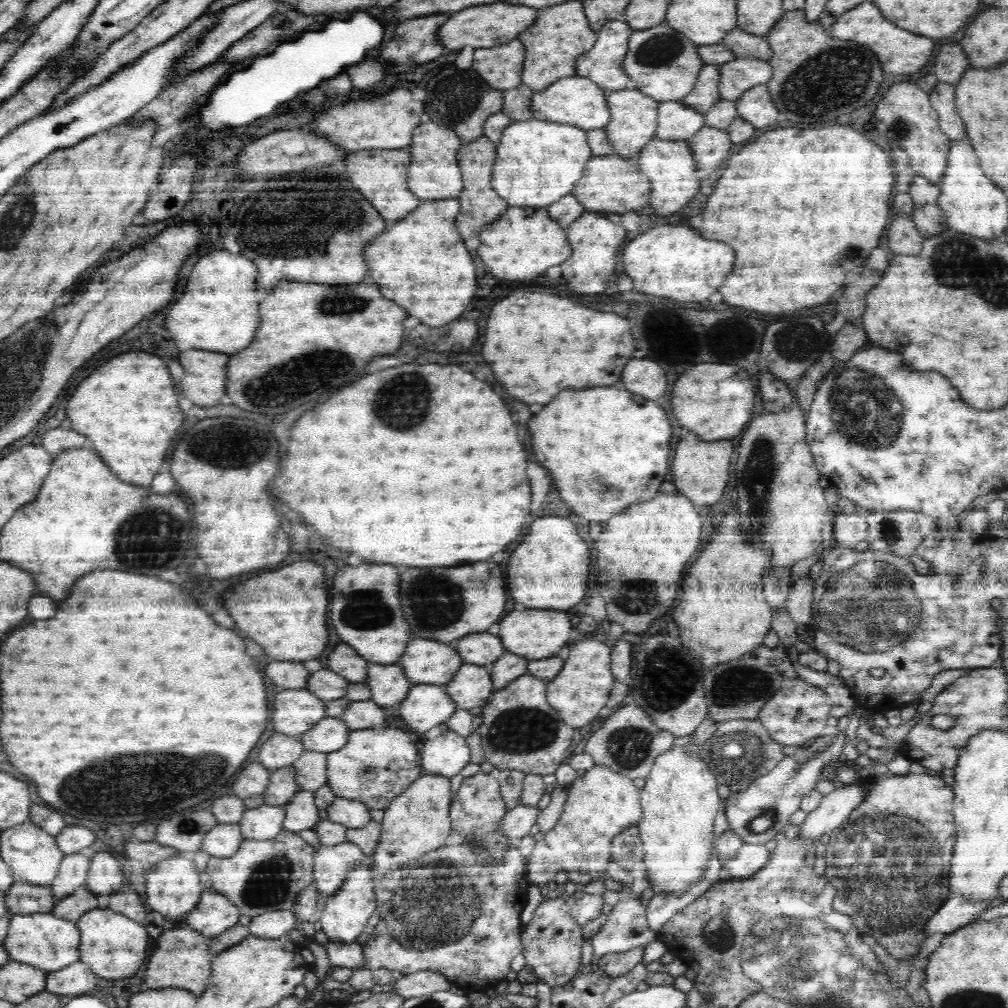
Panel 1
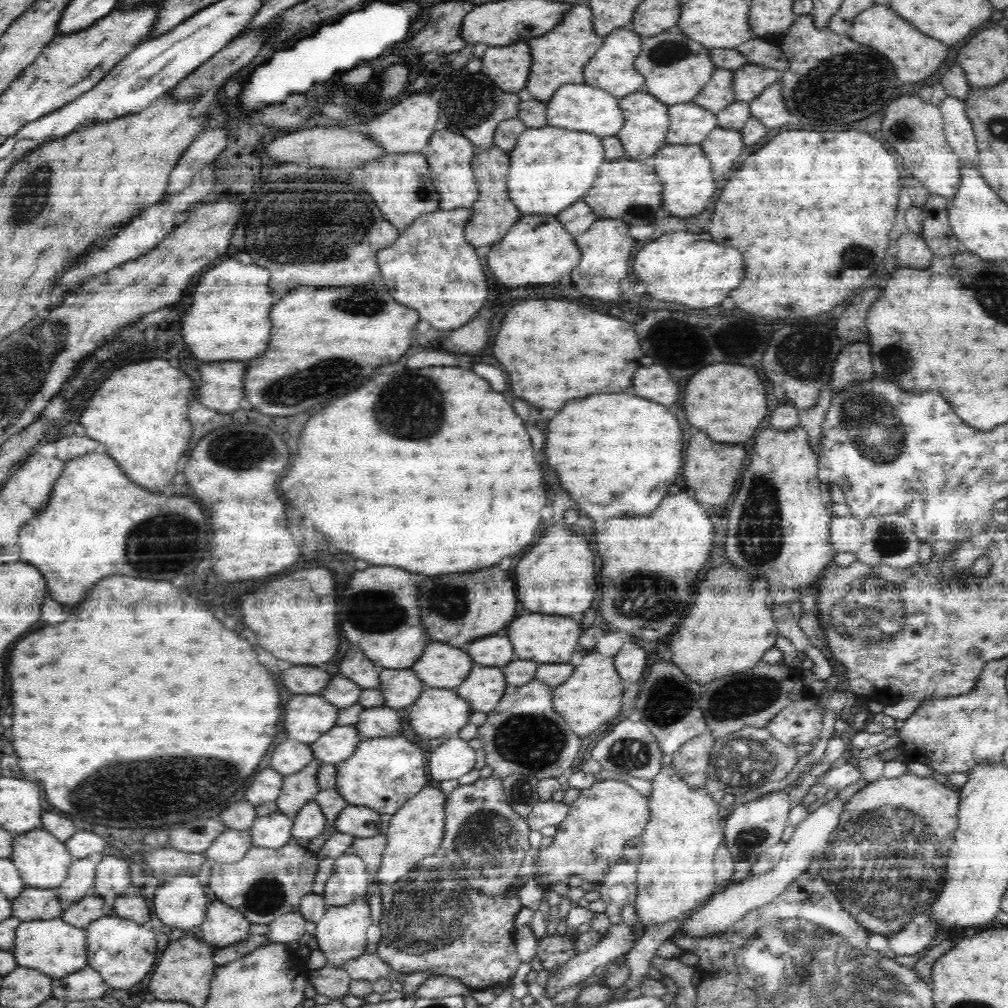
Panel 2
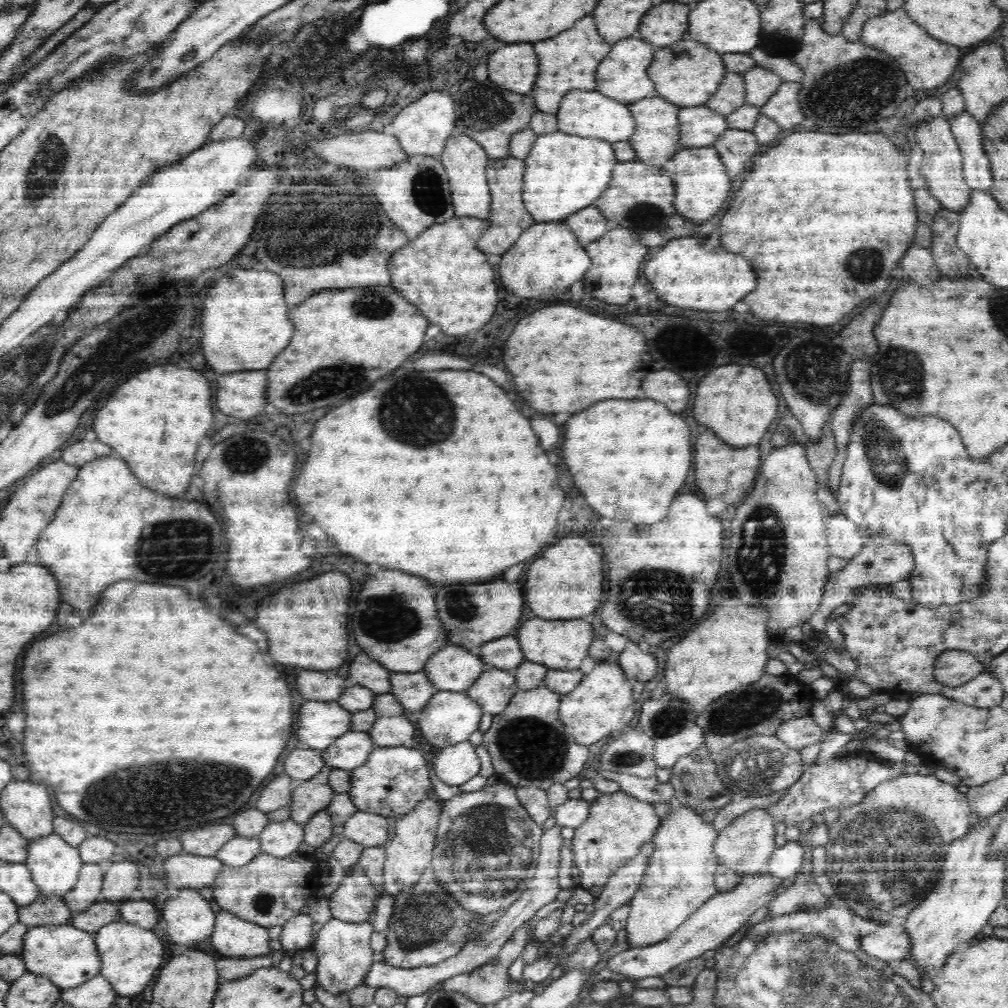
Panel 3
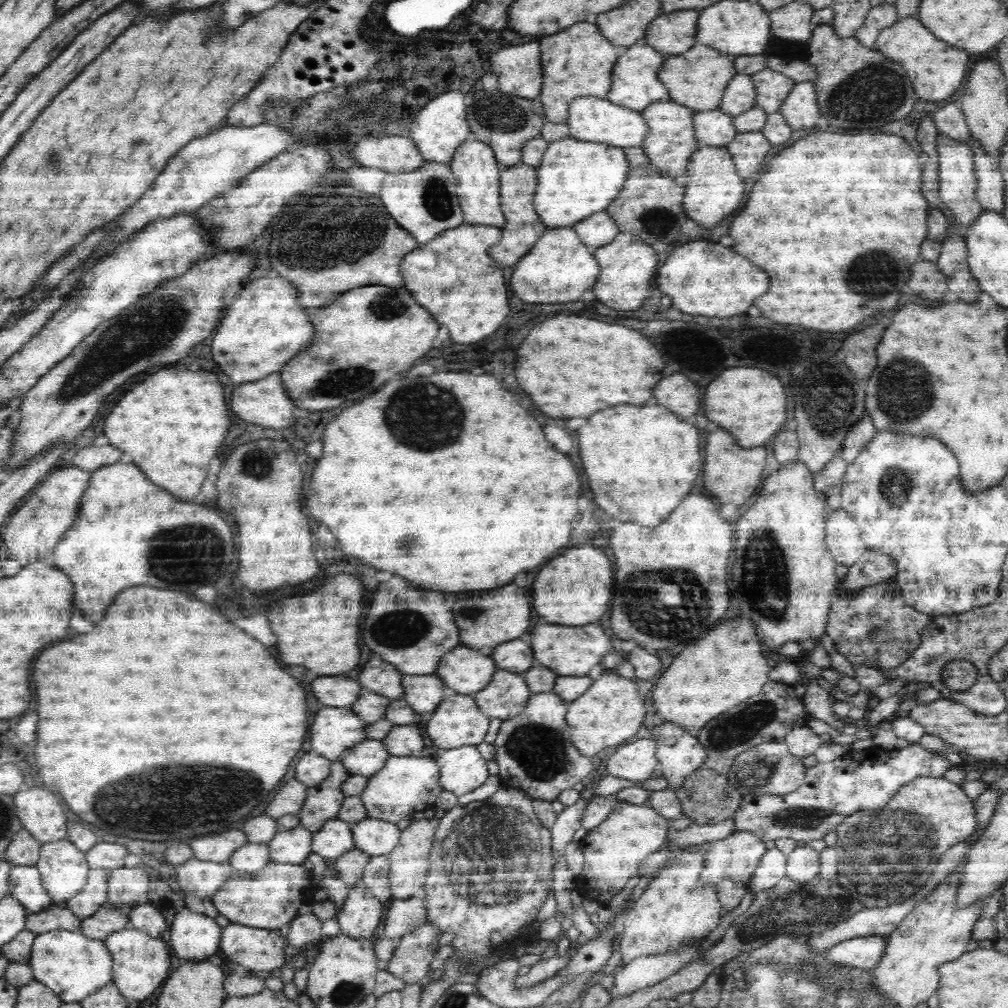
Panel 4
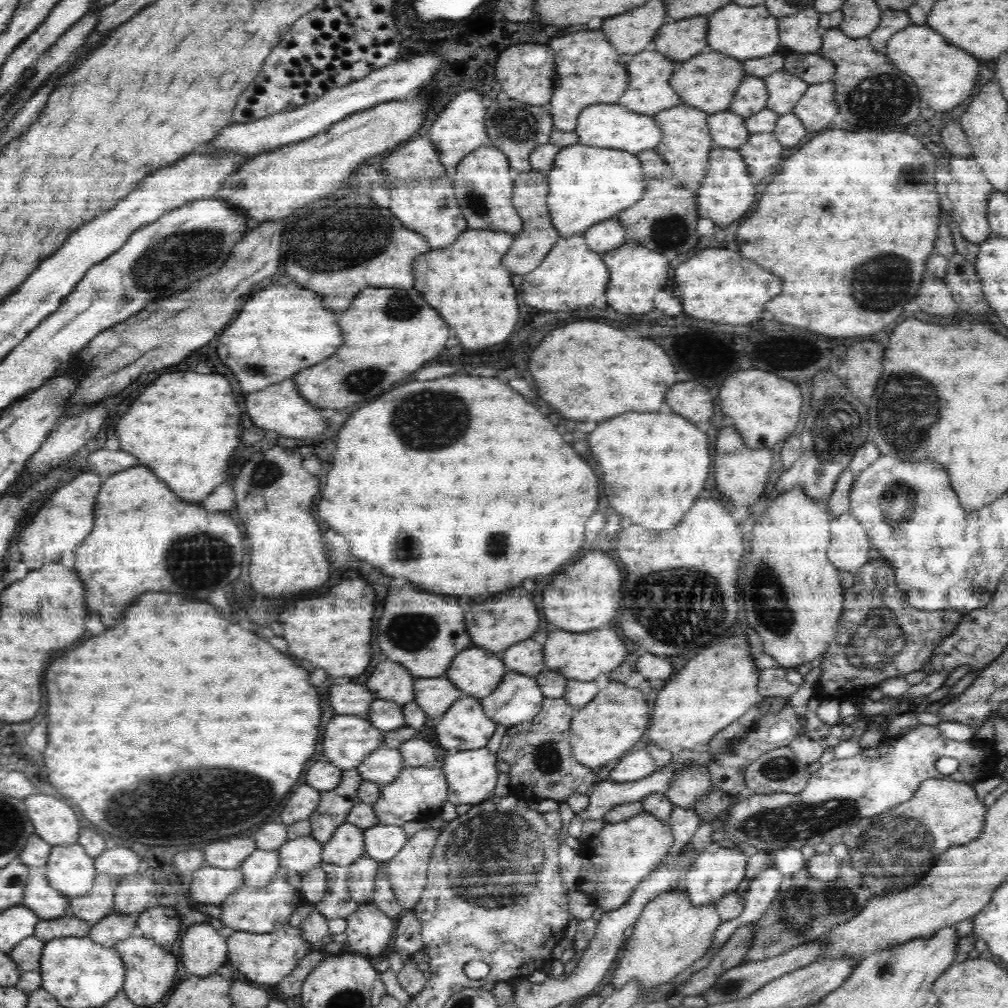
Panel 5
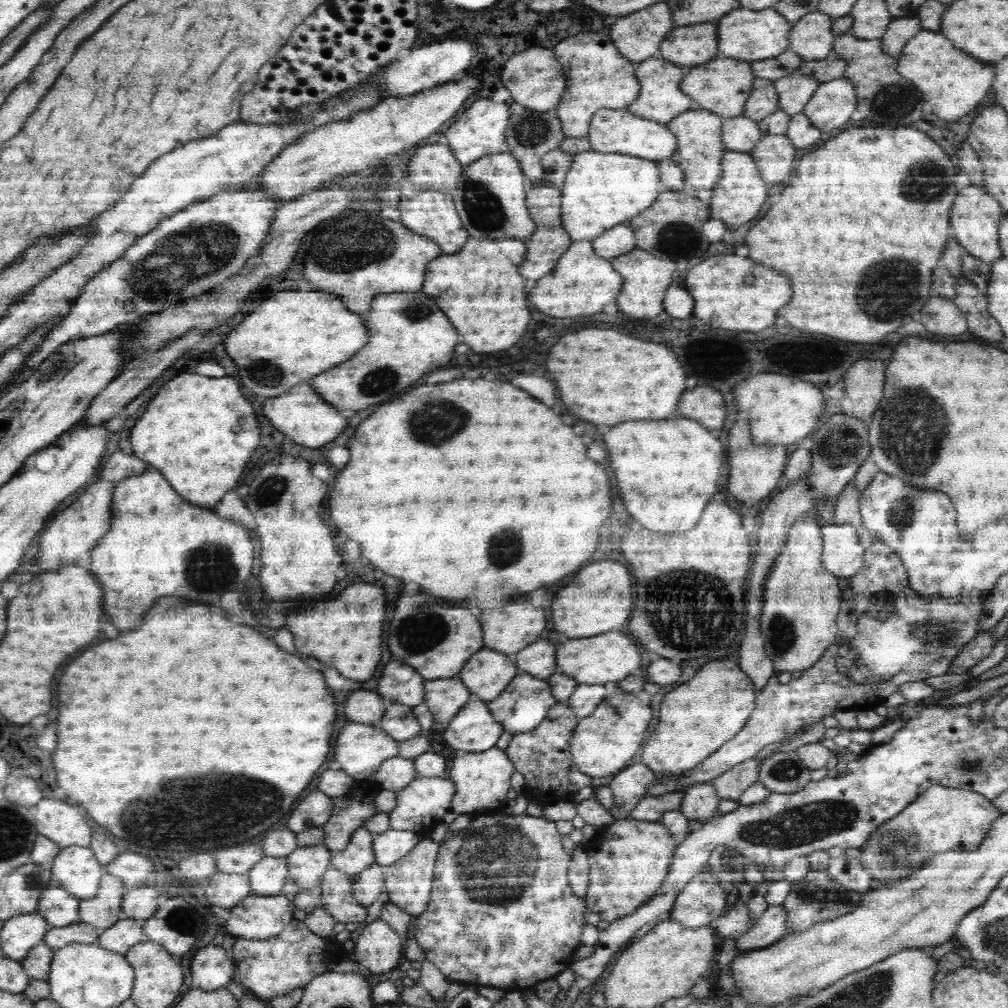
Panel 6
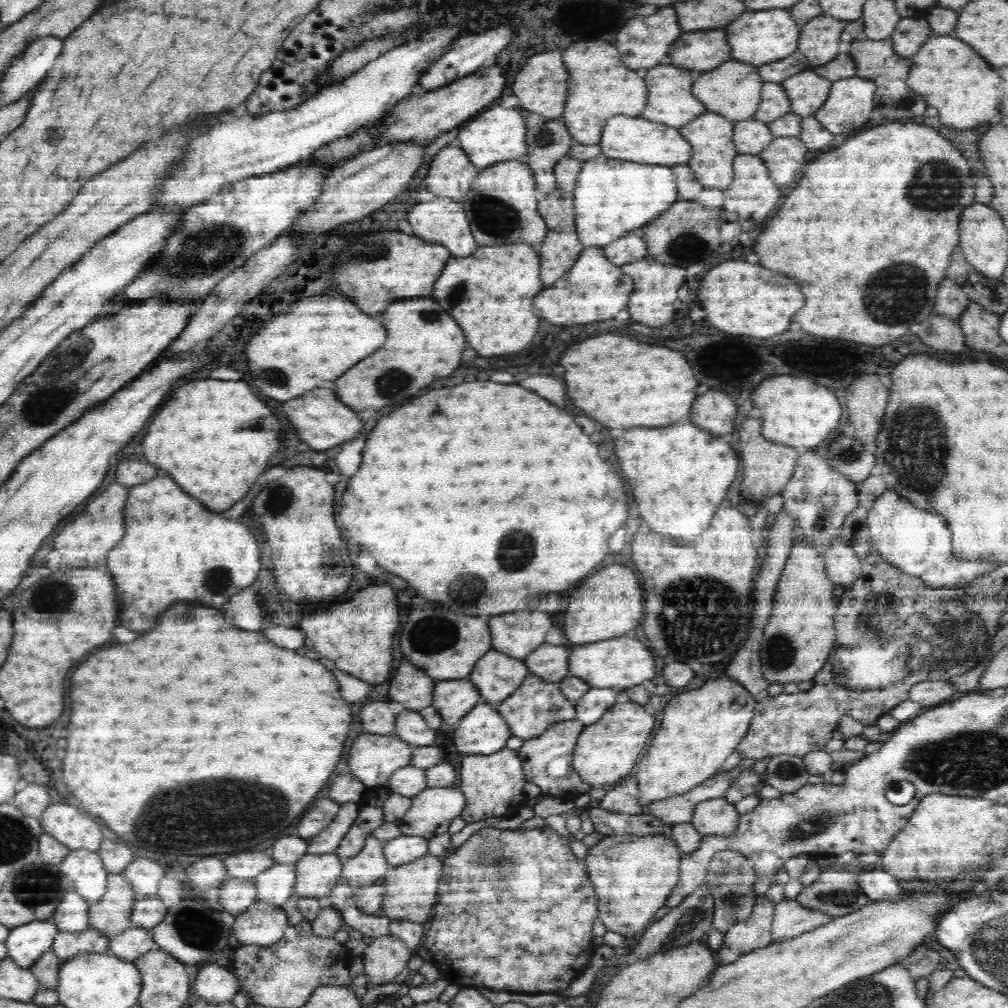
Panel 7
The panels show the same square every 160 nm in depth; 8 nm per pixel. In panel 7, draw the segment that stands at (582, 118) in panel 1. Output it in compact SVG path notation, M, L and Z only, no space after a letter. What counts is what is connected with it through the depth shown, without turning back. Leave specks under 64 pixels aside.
M618 114L608 118L604 131L601 132L599 145L606 158L644 163L645 165L686 164L692 158L692 145L676 128L665 126L661 122L649 121L641 116L624 116Z

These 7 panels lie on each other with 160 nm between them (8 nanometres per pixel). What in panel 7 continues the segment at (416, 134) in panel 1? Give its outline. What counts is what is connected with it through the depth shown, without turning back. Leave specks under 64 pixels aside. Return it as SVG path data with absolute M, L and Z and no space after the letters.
M516 159L480 169L461 203L478 245L502 246L508 242L524 242L537 250L549 230L538 212L538 202L532 169L524 159Z

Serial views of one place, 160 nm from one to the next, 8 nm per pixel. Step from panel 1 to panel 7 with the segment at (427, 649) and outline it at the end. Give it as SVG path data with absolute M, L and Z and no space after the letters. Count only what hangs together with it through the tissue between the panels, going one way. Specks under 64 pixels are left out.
M496 649L488 650L470 672L483 702L496 705L514 694L524 678L530 675L524 660L515 659Z

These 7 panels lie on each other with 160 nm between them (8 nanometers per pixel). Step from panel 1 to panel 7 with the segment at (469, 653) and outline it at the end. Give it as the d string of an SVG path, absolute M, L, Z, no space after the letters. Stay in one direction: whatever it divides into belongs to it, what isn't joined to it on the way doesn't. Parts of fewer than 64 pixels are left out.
M544 643L528 654L524 661L532 675L539 676L546 682L559 683L570 676L568 654L569 648L564 643L561 645Z

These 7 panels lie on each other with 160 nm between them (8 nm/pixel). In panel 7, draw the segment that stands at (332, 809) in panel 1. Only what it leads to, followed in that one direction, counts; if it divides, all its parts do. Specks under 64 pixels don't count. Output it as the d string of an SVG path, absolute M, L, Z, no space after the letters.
M403 835L384 843L384 856L392 867L414 862L428 852L428 841L420 836Z

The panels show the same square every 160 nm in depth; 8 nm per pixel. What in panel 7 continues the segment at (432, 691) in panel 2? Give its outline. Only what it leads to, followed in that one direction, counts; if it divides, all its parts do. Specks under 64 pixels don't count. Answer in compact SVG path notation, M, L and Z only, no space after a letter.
M482 701L461 718L453 739L457 750L464 755L486 755L506 748L510 737L510 727L496 706Z

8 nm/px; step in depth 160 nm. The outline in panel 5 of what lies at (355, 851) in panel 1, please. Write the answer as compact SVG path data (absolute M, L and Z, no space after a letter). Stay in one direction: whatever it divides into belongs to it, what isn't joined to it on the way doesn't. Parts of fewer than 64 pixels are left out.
M362 902L346 916L347 939L345 945L354 953L368 957L380 956L386 952L394 938L396 921L380 910L373 902Z

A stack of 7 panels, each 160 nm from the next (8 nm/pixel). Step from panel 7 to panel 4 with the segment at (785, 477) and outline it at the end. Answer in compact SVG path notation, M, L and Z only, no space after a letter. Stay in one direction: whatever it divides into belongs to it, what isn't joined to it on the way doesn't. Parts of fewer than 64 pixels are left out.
M716 430L708 436L706 446L706 462L704 462L704 484L706 490L722 504L736 504L742 506L750 496L756 494L760 488L764 462L766 462L766 448L756 446L756 448L742 448L736 446L736 440L726 432L726 430Z

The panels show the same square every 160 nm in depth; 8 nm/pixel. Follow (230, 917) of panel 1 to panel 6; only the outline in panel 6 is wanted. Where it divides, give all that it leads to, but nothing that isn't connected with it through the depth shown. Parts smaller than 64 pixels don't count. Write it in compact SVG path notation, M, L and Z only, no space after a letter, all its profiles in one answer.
M293 918L284 930L270 939L240 939L234 944L233 963L235 979L254 997L268 1001L274 996L282 996L296 988L304 989L317 975L328 968L326 949L329 939L314 934L304 921Z

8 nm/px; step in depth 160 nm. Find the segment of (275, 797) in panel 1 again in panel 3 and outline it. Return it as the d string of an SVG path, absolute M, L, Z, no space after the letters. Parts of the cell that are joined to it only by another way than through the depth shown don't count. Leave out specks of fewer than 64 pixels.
M325 765L316 776L294 784L288 806L291 820L304 826L318 811L329 808L336 793L328 780L333 769L330 765Z

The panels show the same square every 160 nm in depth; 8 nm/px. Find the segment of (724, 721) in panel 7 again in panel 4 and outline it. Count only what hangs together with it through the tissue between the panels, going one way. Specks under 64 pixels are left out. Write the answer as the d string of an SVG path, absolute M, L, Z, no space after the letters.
M732 620L718 624L704 638L686 646L651 692L656 718L674 722L697 736L716 716L728 712L740 702L758 694L769 681L769 661L756 638L756 626L750 620Z

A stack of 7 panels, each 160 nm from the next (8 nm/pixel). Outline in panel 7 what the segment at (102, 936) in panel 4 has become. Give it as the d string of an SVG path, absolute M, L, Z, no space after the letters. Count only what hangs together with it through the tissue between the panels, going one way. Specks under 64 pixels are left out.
M130 926L124 932L110 937L110 954L128 962L133 962L149 951L158 950L150 930L140 926Z

